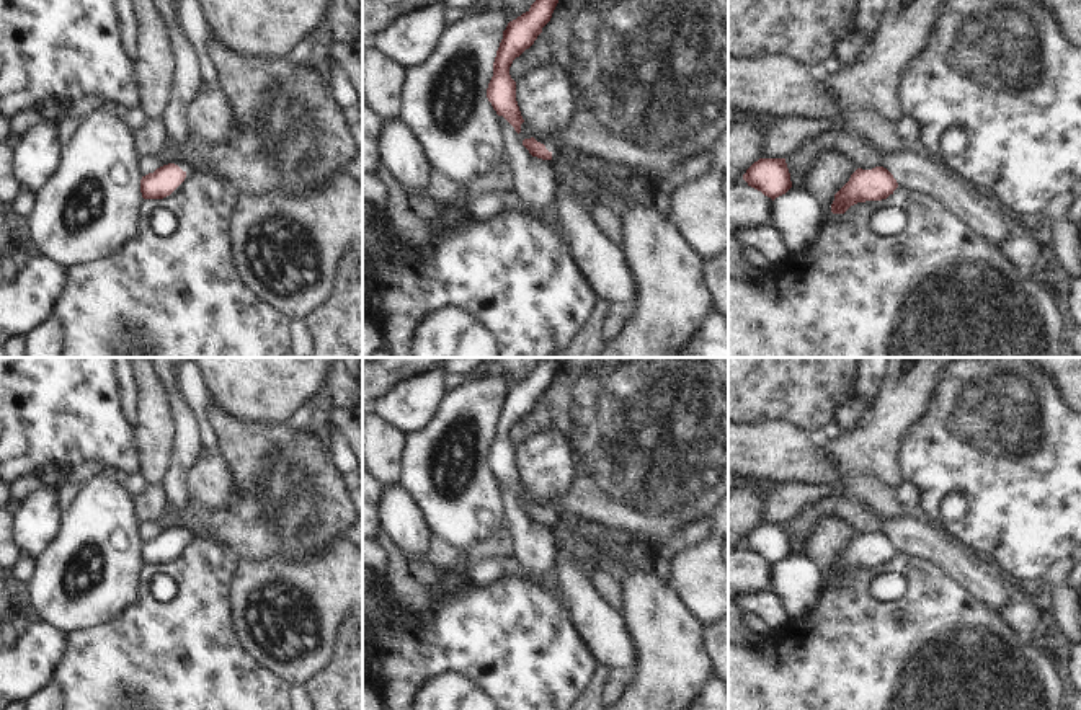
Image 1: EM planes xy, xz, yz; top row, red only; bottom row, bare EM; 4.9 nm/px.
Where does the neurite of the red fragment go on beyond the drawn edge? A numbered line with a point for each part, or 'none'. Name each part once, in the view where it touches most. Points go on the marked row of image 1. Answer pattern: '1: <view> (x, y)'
none

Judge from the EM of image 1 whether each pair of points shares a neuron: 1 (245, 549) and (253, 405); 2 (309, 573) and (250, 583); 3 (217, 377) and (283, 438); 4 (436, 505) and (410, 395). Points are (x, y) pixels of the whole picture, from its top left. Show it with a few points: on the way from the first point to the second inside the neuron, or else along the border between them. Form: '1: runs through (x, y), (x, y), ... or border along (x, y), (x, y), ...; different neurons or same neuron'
1: border along (217, 407), (244, 423), (286, 423); different neurons
2: runs through (294, 573), (276, 573), (265, 580); same neuron
3: border along (231, 417), (244, 423), (286, 423); different neurons
4: border along (441, 400), (431, 418), (418, 431), (405, 434); different neurons

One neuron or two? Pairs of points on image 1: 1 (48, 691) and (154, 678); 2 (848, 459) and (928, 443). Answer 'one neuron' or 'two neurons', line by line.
1: two neurons
2: two neurons

